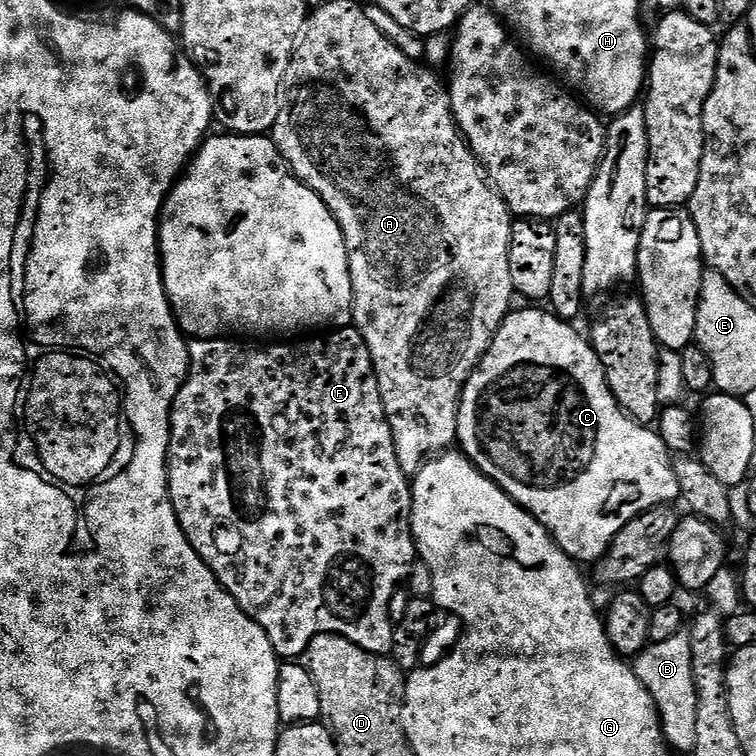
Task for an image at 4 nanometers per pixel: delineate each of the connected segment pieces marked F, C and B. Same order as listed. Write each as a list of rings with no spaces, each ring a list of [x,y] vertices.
[[[354,326],[337,328],[327,334],[312,334],[300,338],[297,344],[292,342],[268,342],[265,348],[251,348],[251,343],[241,342],[236,338],[192,338],[188,340],[188,376],[172,403],[170,414],[170,438],[168,439],[168,493],[174,506],[174,514],[182,526],[182,534],[190,542],[190,546],[206,562],[206,566],[214,574],[214,578],[238,602],[238,606],[247,616],[270,638],[270,646],[274,646],[277,656],[281,658],[300,658],[307,652],[310,642],[318,634],[334,634],[354,642],[362,650],[375,656],[388,656],[392,650],[393,622],[388,611],[390,598],[394,598],[394,590],[401,587],[412,573],[413,564],[417,563],[416,542],[412,538],[412,486],[410,477],[398,466],[398,454],[394,450],[394,438],[386,418],[386,410],[382,406],[382,395],[378,390],[378,378],[375,376],[374,362],[370,358],[370,350],[364,345],[362,334]]]
[[[524,306],[521,312],[509,311],[508,317],[502,322],[496,336],[490,342],[486,354],[478,362],[478,366],[470,374],[470,378],[464,384],[460,395],[460,409],[458,410],[458,430],[456,444],[464,457],[481,472],[487,480],[493,480],[514,503],[525,508],[531,516],[534,516],[541,526],[552,535],[556,545],[565,554],[577,561],[589,560],[595,562],[608,553],[612,540],[635,516],[649,512],[651,508],[657,508],[660,504],[671,505],[680,495],[678,490],[678,478],[672,476],[671,459],[664,460],[666,449],[662,438],[649,427],[641,426],[637,420],[631,420],[618,406],[610,386],[606,382],[606,374],[598,354],[592,349],[591,343],[584,340],[572,329],[571,323],[565,322],[551,311],[540,313],[536,306]]]
[[[687,631],[674,634],[674,638],[666,638],[666,642],[649,643],[648,647],[635,657],[634,671],[642,686],[646,686],[652,696],[669,749],[692,749],[696,741],[698,713],[695,709],[695,682],[691,674],[690,638]]]

